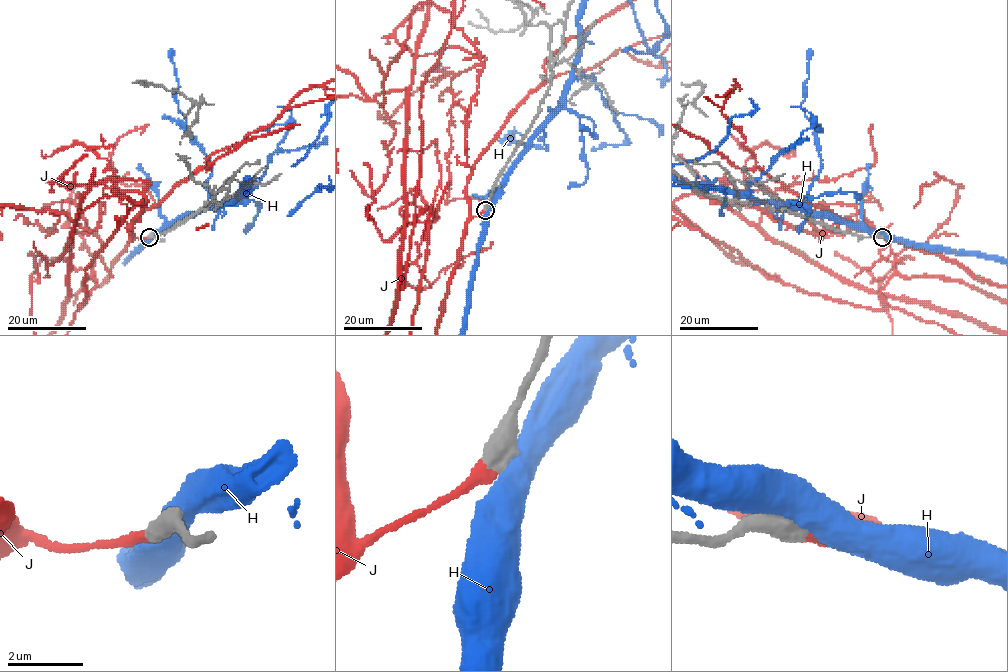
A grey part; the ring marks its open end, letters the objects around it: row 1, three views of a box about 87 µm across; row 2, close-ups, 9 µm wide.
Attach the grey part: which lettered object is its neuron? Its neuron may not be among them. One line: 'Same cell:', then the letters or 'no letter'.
Same cell: J

